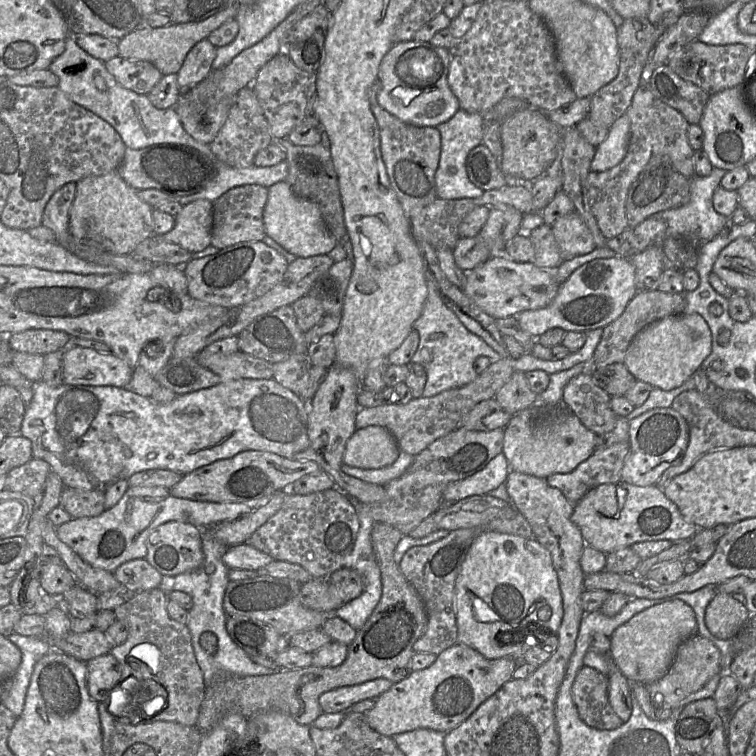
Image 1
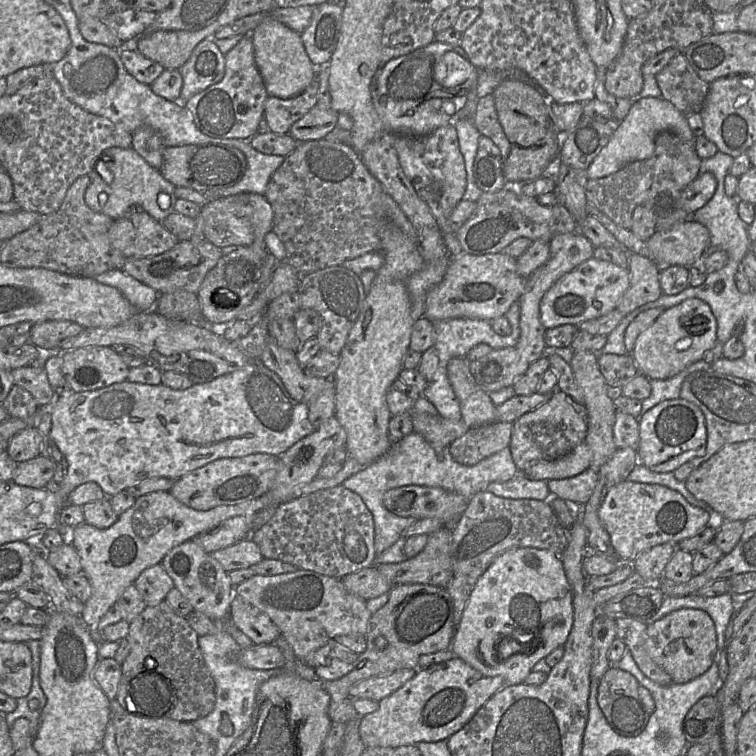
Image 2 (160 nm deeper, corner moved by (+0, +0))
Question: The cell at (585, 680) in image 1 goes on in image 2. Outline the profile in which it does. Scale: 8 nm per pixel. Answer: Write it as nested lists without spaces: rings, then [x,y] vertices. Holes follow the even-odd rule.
[[[610,667],[601,678],[597,703],[612,729],[622,736],[640,734],[655,710],[654,700],[646,688],[632,674],[615,667]]]

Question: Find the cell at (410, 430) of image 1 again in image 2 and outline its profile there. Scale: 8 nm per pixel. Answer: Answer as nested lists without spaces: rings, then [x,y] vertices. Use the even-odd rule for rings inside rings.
[[[426,413],[410,414],[410,417],[413,432],[423,436],[437,452],[442,452],[446,446],[469,430],[463,420],[456,422]]]

